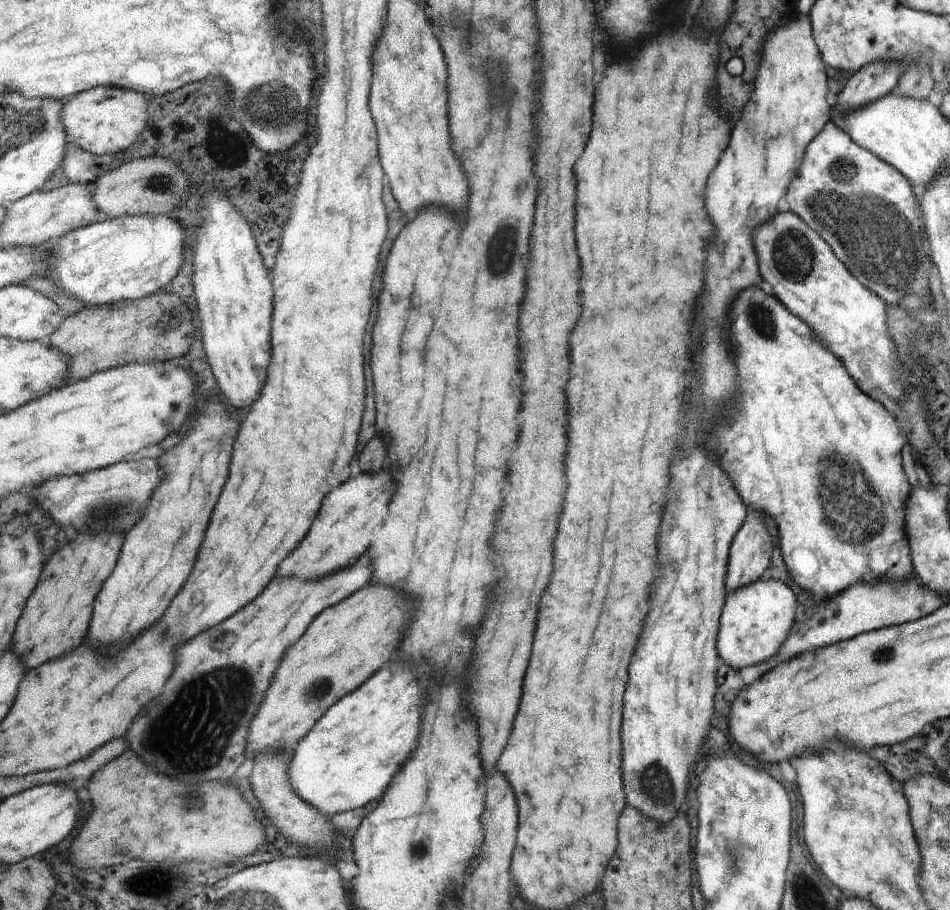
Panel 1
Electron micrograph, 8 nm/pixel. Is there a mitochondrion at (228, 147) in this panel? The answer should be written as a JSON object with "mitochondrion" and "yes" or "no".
{"mitochondrion":"yes"}

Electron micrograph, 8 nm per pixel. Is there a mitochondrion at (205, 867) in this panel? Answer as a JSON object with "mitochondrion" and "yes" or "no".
{"mitochondrion":"no"}

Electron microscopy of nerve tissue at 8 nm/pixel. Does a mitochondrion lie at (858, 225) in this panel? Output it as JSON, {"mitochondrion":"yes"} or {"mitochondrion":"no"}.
{"mitochondrion":"yes"}

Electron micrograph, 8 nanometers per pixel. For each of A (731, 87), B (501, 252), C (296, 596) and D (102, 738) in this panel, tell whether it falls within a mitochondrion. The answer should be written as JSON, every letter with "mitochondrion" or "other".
{"A":"mitochondrion","B":"mitochondrion","C":"other","D":"other"}

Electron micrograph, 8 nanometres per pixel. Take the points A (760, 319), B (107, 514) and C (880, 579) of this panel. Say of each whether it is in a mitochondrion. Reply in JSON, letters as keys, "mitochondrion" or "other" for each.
{"A":"mitochondrion","B":"mitochondrion","C":"other"}

